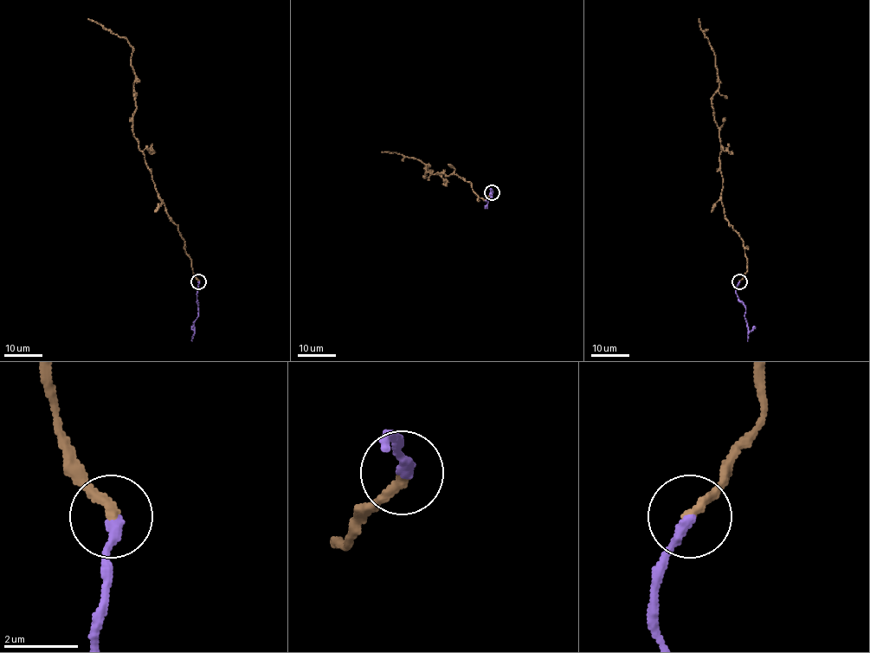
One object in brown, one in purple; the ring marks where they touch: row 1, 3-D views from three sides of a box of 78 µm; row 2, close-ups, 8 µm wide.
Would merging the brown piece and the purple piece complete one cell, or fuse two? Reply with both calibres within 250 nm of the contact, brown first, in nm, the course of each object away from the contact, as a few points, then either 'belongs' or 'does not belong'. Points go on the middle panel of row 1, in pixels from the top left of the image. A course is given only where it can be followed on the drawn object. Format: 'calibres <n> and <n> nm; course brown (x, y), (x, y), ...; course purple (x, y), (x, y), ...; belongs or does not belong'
calibres 300 and 300 nm; course brown (492, 193), (484, 200), (470, 182), (457, 174), (428, 172), (429, 164), (427, 171), (419, 160), (381, 151); course purple (492, 193), (491, 189), (492, 198), (486, 200); belongs

